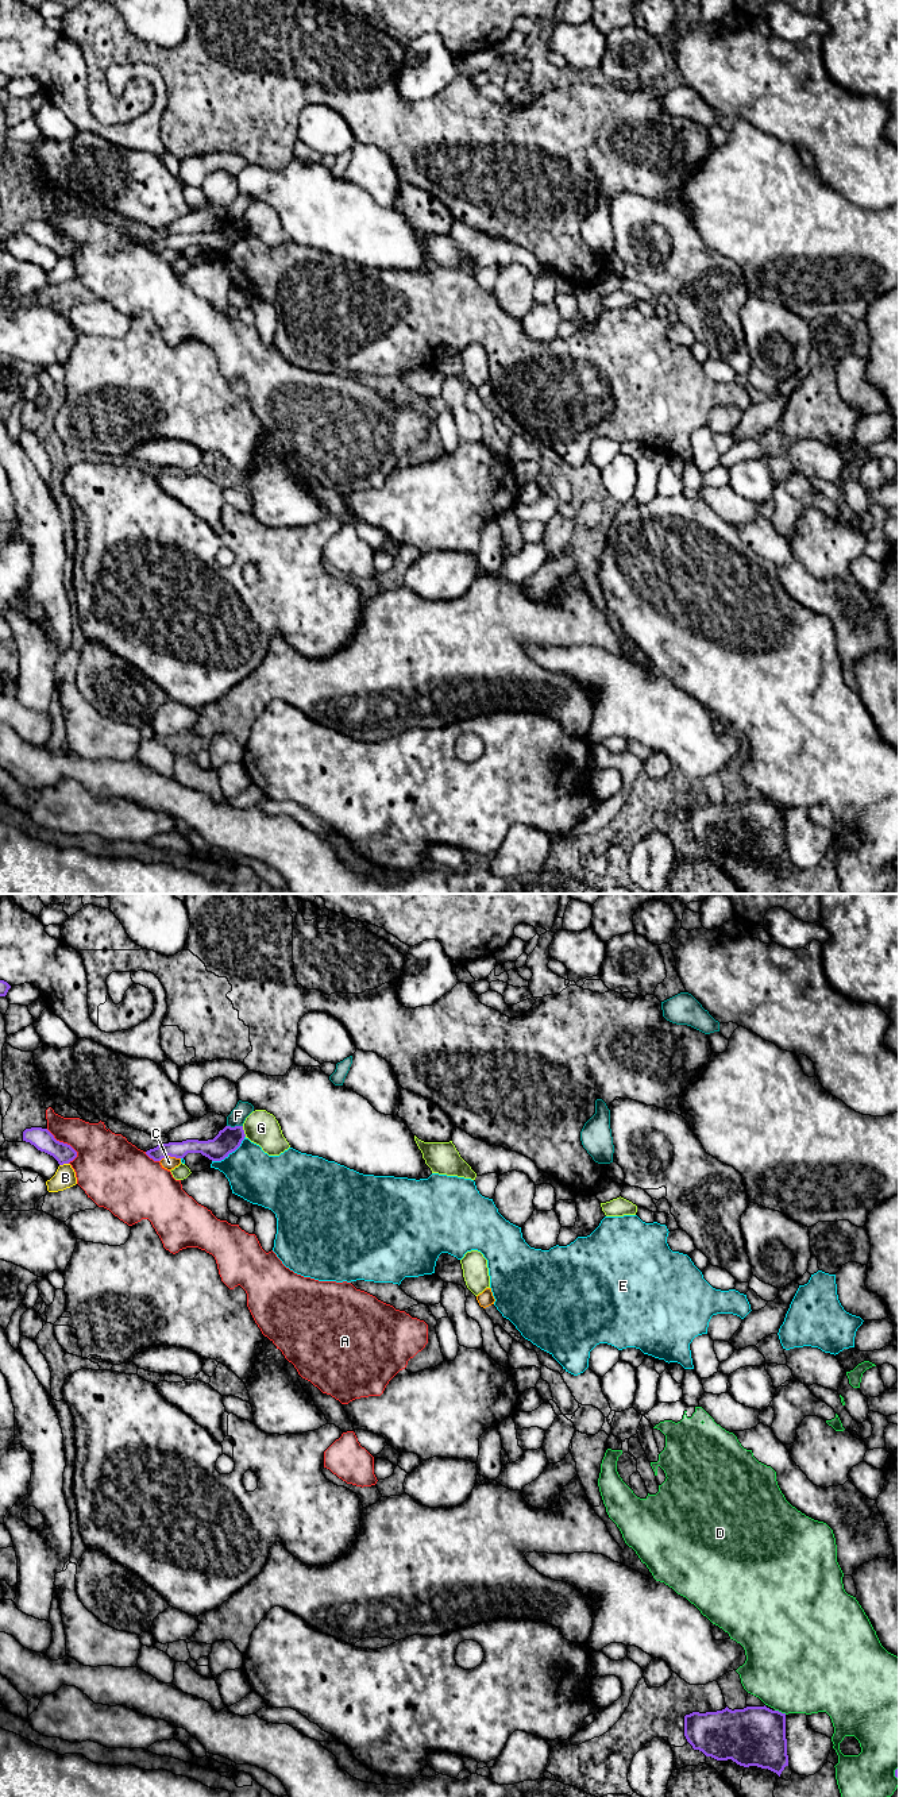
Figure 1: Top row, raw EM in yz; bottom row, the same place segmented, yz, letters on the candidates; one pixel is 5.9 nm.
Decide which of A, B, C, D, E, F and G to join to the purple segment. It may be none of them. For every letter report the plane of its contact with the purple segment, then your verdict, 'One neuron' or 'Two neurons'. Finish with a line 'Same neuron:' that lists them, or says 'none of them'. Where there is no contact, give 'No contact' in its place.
A: Touches purple in yz. Two neurons
B: Touches purple in yz. Two neurons
C: Touches purple in yz. Two neurons
D: Touches purple in yz. Two neurons
E: Touches purple in yz. Two neurons
F: Touches purple in yz. Two neurons
G: Touches purple in yz. Two neurons
Same neuron: none of them

